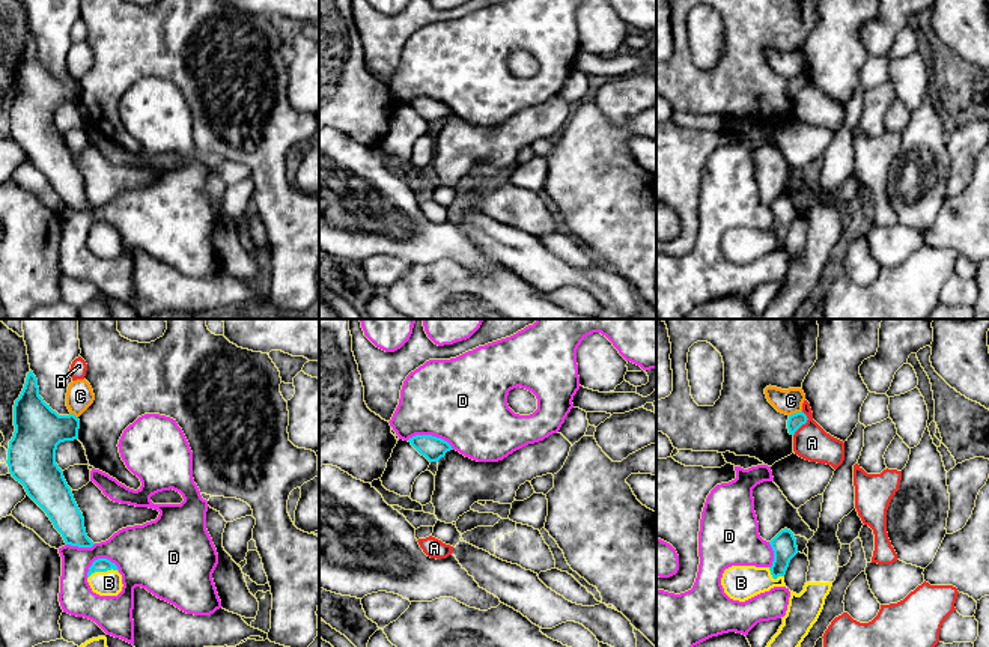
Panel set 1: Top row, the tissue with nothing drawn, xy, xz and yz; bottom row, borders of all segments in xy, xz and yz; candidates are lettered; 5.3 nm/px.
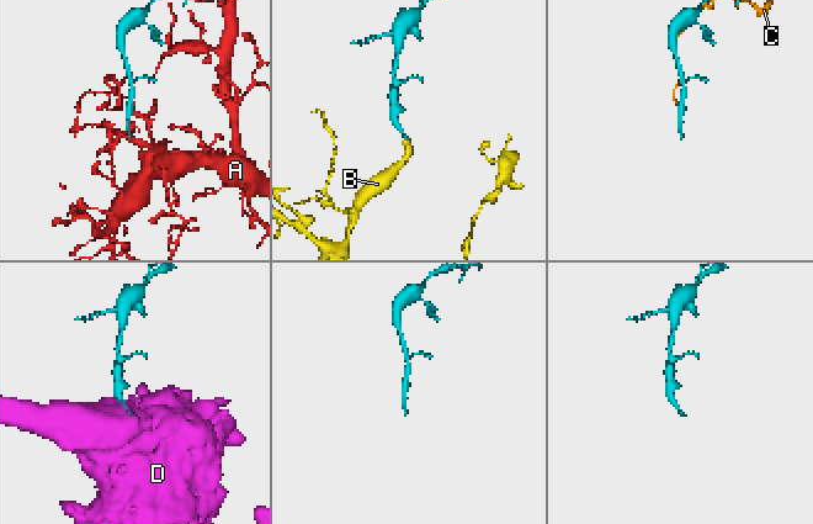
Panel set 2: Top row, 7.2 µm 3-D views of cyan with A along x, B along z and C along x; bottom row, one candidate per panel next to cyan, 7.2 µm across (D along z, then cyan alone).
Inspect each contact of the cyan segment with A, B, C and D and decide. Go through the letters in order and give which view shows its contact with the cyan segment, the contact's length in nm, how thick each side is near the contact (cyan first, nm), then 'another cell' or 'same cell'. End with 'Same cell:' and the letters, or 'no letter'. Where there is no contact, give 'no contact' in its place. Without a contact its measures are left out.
A: meets cyan in yz; contact 140 nm long; 80 nm thick on the cyan side, 190 nm on the other; another cell
B: meets cyan in xy; contact 170 nm long; 80 nm thick on the cyan side, 130 nm on the other; same cell
C: meets cyan in yz; contact 80 nm long; 80 nm thick on the cyan side, 130 nm on the other; another cell
D: meets cyan in xz; contact 260 nm long; 120 nm thick on the cyan side, 460 nm on the other; another cell
Same cell: B

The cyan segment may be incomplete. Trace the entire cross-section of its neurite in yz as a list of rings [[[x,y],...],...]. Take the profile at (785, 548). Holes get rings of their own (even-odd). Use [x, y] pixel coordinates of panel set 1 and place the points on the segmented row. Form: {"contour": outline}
{"contour": [[[784,528],[769,545],[774,551],[771,567],[732,566],[724,570],[721,585],[730,599],[745,602],[774,587],[786,587],[786,570],[798,554],[796,539],[790,530]]]}

